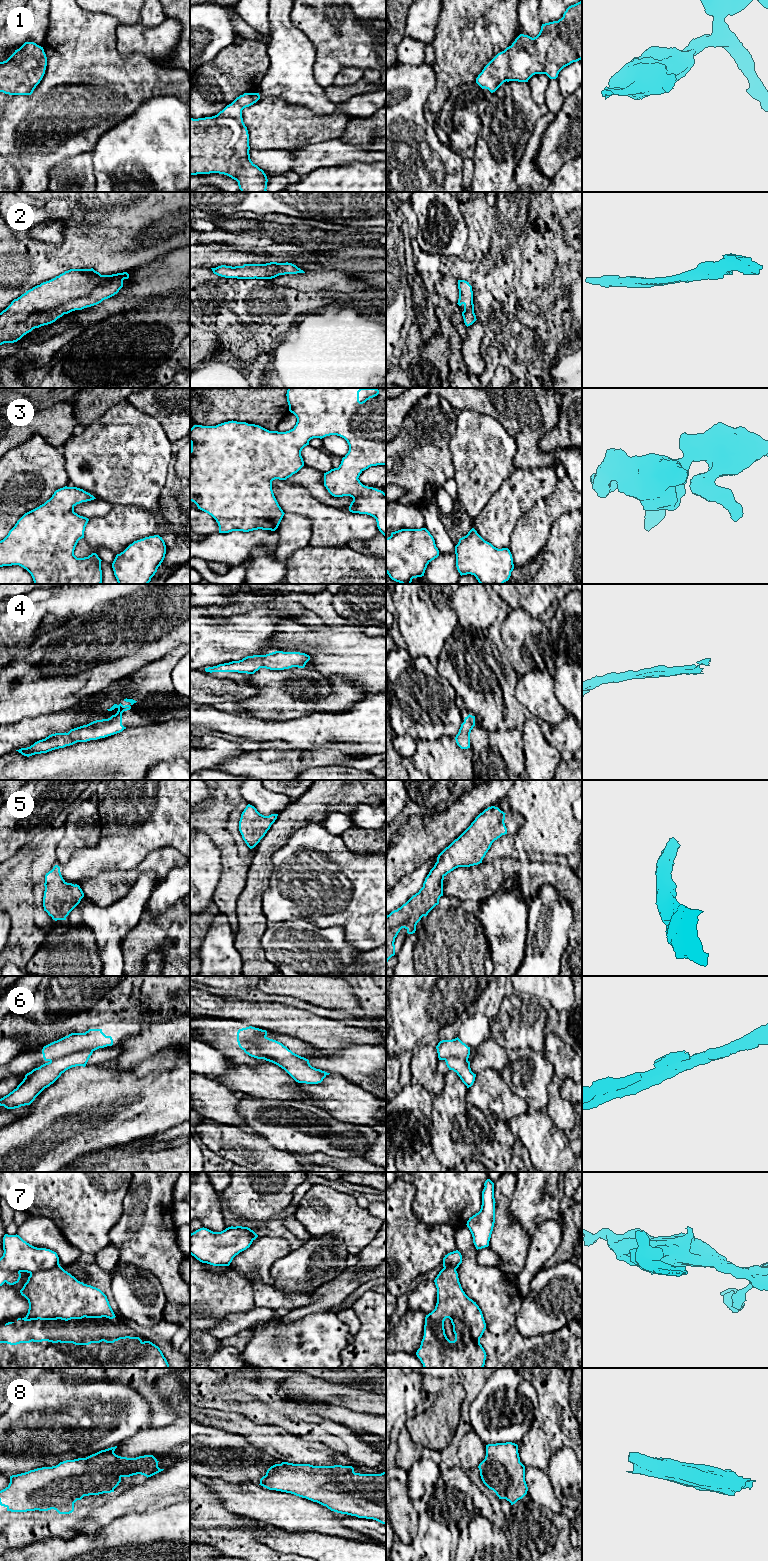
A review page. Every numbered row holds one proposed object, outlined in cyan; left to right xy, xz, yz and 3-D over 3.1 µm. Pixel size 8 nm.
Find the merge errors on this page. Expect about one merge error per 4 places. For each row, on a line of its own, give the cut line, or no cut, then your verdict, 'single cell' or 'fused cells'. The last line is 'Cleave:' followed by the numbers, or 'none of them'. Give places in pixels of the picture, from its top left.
1: cut none; single cell
2: cut none; single cell
3: cut none; single cell
4: cut none; single cell
5: cut none; single cell
6: cut xy (92, 1050), (79, 1050), (50, 1061); fused cells
7: cut none; single cell
8: cut none; single cell
Cleave: 6

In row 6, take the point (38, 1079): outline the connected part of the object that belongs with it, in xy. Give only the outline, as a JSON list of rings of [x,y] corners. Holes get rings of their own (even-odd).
[[[92,1050],[79,1051],[33,1069],[25,1075],[16,1089],[0,1099],[0,1106],[15,1109],[30,1105],[45,1088],[53,1084],[66,1070],[76,1066],[85,1067],[92,1053]]]

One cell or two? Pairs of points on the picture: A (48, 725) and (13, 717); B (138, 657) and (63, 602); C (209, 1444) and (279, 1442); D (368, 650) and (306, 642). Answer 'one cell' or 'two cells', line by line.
A: two cells
B: two cells
C: two cells
D: one cell

